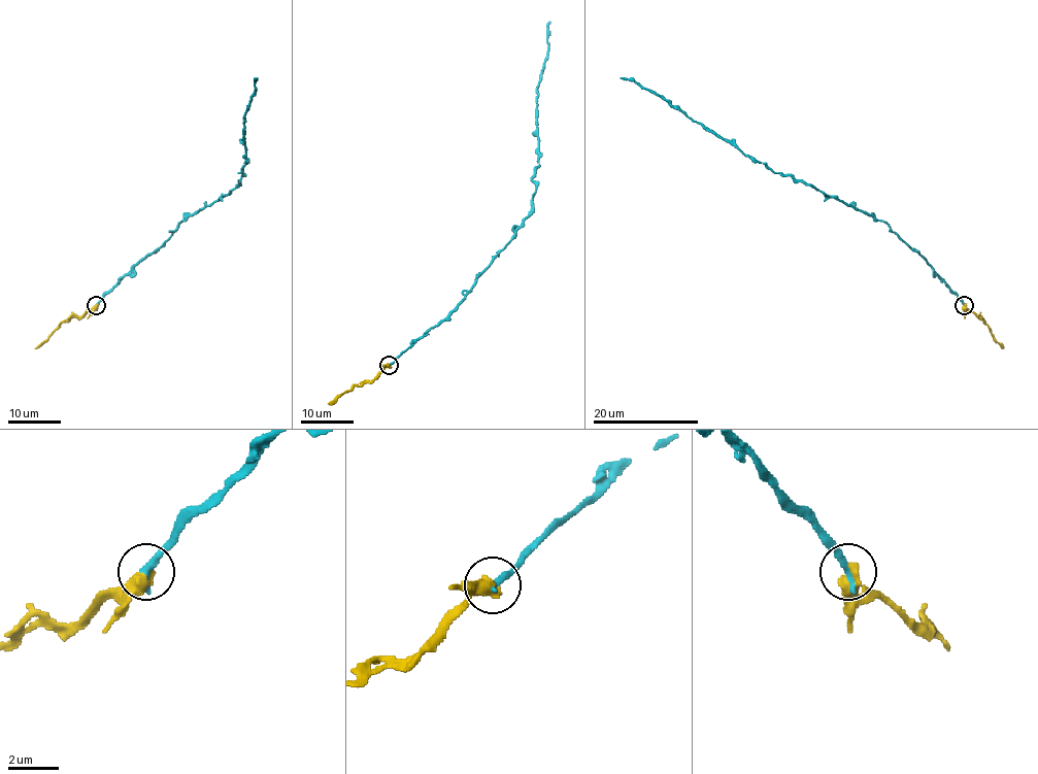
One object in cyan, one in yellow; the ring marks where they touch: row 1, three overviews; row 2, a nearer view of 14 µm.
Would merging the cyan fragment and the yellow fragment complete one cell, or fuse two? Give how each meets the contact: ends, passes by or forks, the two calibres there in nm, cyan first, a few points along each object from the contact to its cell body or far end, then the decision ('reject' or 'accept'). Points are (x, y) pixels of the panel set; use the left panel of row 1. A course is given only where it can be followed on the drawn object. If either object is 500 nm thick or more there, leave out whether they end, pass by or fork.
340 nm thick on the cyan side, 600 nm on the other; cyan runs (96, 306), (181, 222), (210, 205), (238, 183), (246, 162), (244, 113), (256, 94), (257, 77); yellow runs (96, 306), (81, 316), (64, 321), (35, 348); accept

